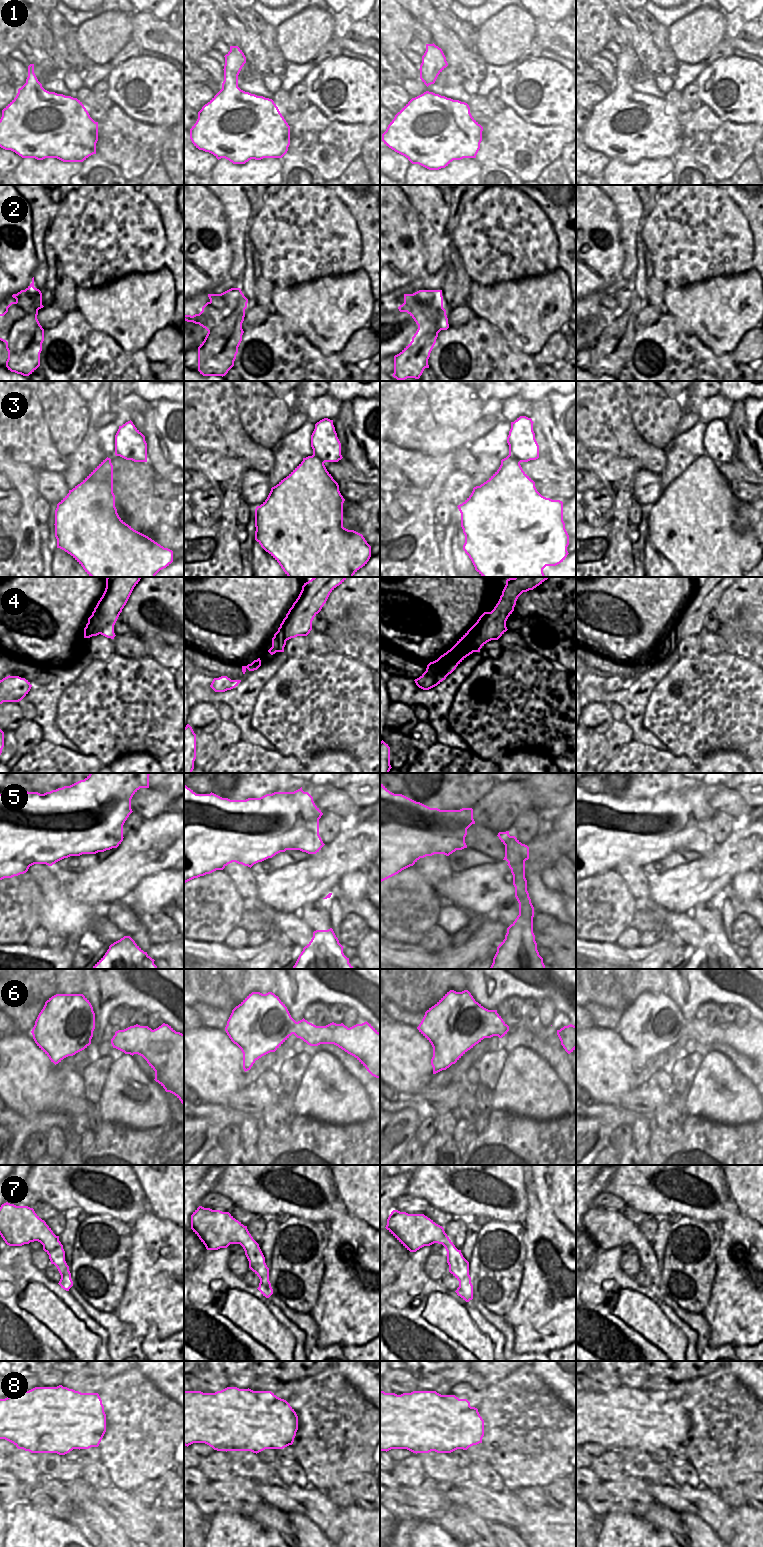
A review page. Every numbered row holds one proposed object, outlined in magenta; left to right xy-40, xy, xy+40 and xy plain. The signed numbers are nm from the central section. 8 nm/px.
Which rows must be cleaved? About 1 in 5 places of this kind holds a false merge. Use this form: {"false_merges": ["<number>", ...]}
{"false_merges": ["2"]}

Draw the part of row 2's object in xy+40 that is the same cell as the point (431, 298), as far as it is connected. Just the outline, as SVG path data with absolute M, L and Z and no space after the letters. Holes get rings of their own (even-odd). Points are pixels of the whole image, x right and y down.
M419 290L413 294L404 294L402 309L419 308L425 304L427 308L443 308L442 290Z

